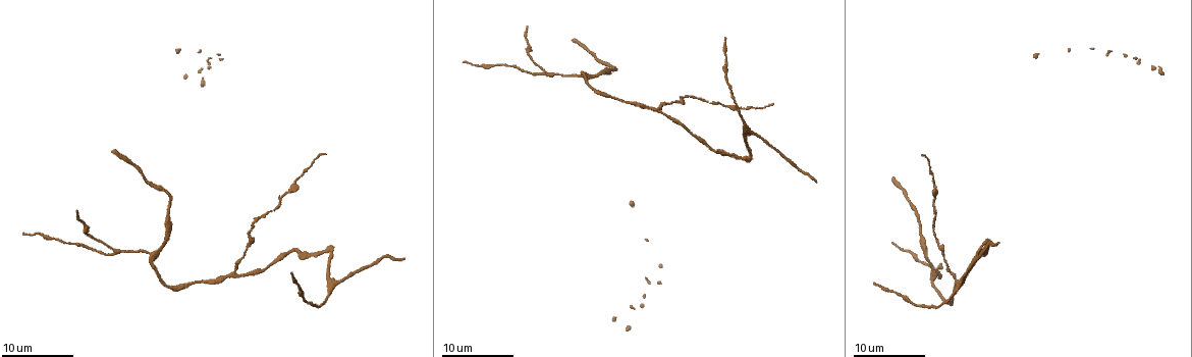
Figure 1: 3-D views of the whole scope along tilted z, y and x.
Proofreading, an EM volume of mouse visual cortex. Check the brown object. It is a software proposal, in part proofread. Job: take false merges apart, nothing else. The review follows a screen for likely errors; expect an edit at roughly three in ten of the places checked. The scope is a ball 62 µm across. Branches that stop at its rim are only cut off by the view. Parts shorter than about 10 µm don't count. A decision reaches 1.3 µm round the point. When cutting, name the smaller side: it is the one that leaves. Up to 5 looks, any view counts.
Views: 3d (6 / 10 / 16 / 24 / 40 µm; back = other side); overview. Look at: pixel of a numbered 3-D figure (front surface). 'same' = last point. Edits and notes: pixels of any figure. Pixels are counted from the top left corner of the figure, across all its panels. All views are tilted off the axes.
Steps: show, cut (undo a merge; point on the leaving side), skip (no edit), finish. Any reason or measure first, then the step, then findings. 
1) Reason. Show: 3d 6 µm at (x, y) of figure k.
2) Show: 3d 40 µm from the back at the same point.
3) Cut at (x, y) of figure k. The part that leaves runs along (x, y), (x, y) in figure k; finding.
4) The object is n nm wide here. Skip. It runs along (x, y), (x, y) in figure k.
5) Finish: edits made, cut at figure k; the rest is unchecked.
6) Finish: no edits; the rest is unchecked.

Three arms meet. Show: 3d 6 µm at (747, 156) of figure 1.

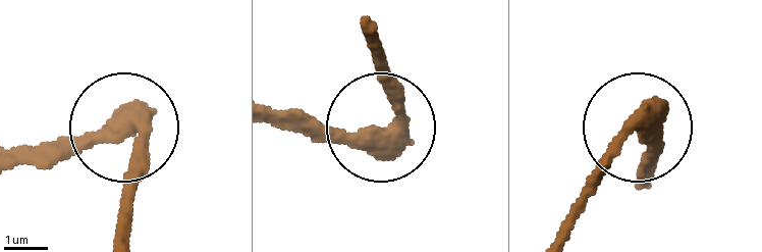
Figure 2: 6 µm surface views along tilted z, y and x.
3 arms meet here. Skip. All the same neuron.

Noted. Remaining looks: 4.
Show: 3d 10 µm at (751, 132) of figure 1.

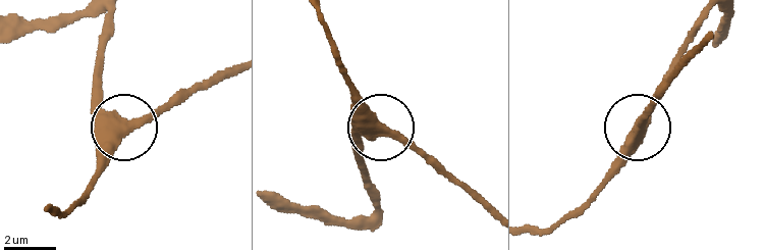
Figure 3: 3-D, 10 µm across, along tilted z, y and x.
Show: 3d 10 µm from the back at (382, 126) of figure 3.

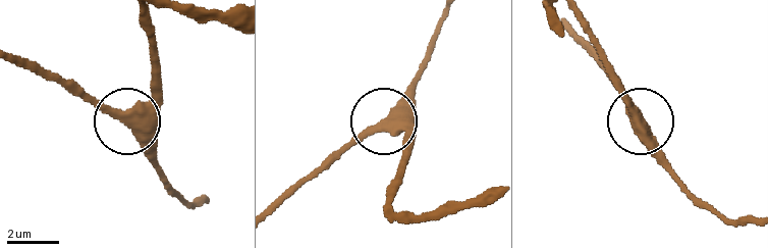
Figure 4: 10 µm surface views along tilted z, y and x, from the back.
Skip. One neuron here.

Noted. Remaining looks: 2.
Three arms meet. Show: 3d 10 µm at (151, 251) of figure 1.

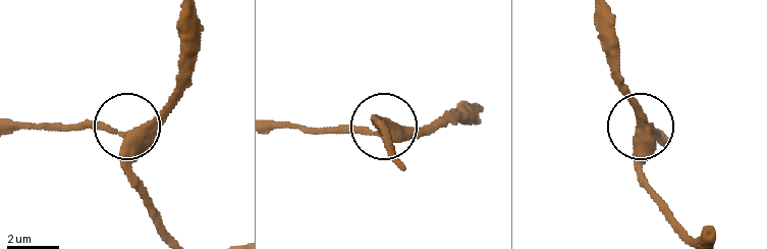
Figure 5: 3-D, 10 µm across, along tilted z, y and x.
Show: 3d 10 µm from the back at (129, 136) of figure 5.

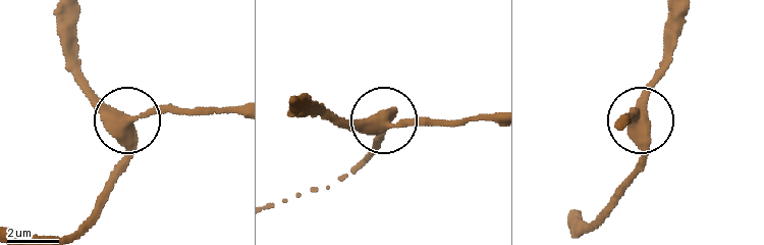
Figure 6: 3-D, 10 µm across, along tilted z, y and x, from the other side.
The object is 390 nm wide here. Skip. It runs along (74, 230), (125, 159), (135, 116), (205, 109) in figure 6; one neuron here.

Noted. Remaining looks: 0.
Finish: no edits; the rest is unchecked.

